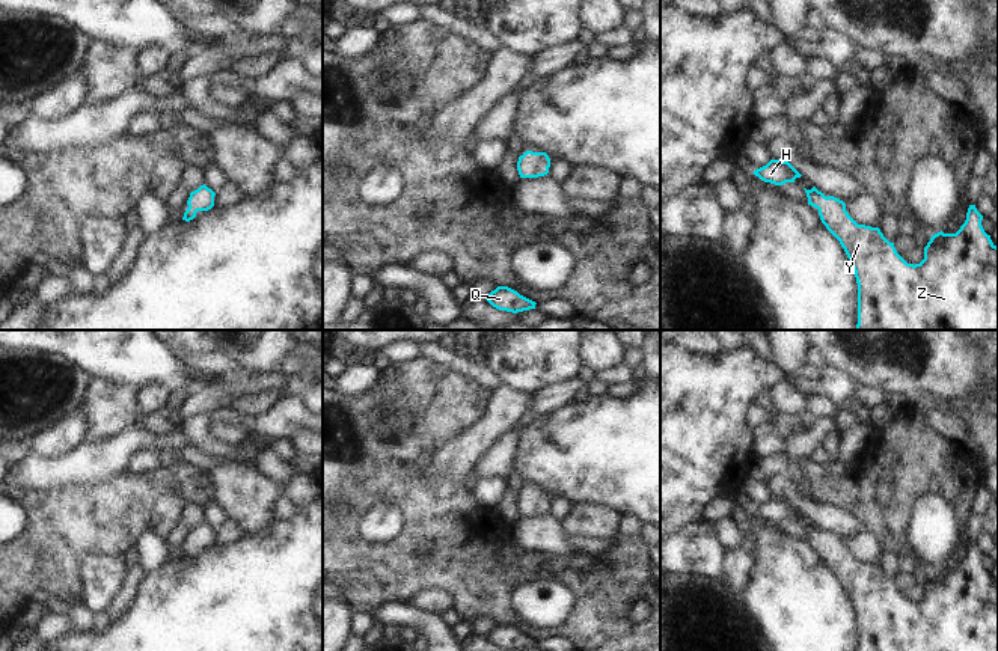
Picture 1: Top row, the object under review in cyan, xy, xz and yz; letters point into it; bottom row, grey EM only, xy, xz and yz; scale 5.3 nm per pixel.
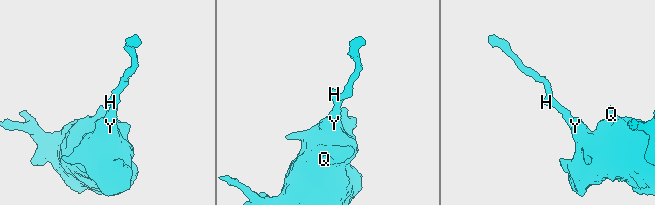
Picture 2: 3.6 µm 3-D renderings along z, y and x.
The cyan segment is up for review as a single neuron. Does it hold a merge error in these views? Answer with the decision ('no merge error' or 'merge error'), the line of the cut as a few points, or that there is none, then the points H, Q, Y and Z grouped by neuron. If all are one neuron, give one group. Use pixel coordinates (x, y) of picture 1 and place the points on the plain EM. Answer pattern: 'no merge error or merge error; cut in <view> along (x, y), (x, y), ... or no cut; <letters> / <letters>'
no merge error; no cut; H Q Y Z

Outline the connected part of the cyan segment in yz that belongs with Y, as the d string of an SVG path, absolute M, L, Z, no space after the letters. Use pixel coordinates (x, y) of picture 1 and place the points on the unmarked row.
M816 524L804 526L808 542L819 547L826 567L840 579L852 600L858 621L858 651L998 651L998 585L981 564L983 553L969 542L966 558L956 571L942 568L932 573L924 585L920 601L908 601L879 565L858 562L846 549L846 541L834 533L825 533Z

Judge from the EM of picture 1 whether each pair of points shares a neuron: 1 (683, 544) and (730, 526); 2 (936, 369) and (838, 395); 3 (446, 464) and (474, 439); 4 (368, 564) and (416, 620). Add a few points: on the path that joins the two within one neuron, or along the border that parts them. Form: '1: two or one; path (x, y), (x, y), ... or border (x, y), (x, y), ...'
1: two; border (713, 523), (725, 549)
2: two; border (826, 363), (841, 371), (855, 385)
3: one; path (453, 460), (468, 445)
4: two; border (406, 602), (382, 602), (371, 612)

